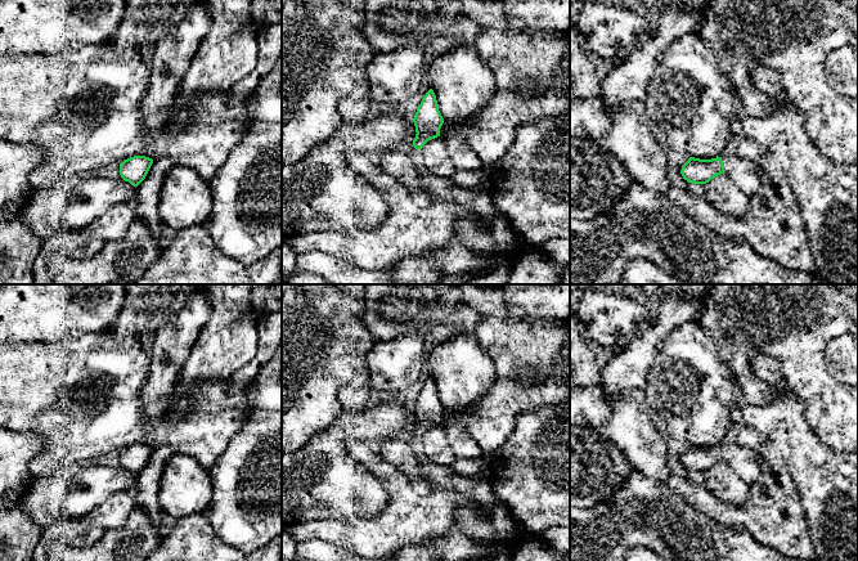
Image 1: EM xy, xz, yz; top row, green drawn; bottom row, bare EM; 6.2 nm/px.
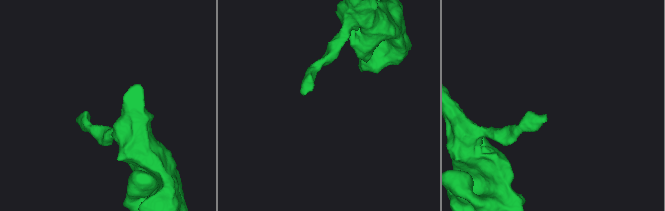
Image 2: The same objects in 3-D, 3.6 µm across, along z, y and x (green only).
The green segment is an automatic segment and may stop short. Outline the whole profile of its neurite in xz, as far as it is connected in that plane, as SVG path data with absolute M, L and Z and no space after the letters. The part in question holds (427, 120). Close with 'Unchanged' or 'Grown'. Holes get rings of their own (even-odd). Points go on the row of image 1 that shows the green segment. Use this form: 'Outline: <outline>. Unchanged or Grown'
Outline: M430 89L423 97L413 118L415 138L410 147L410 158L421 178L422 187L432 194L436 202L455 202L462 208L462 216L455 221L454 238L466 244L471 251L480 252L486 257L482 273L468 273L459 279L448 280L444 284L464 284L466 282L493 273L502 265L516 264L531 250L540 248L518 237L517 247L504 247L494 239L494 219L502 214L494 205L490 193L490 178L482 180L479 187L461 188L449 178L431 174L423 163L423 145L437 136L444 124L439 111L436 95Z. Grown

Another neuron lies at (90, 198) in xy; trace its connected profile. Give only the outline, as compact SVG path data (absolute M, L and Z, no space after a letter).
M99 176L87 178L75 185L64 214L69 230L80 230L95 219L100 217L112 206L129 203L136 192L136 187L129 181L104 180Z

